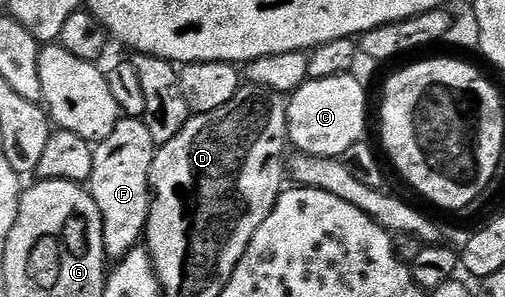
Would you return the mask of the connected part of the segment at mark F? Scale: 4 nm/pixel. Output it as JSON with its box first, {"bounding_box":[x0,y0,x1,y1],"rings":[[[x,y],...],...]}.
{"bounding_box":[87,117,155,260],"rings":[[[122,117],[115,124],[111,136],[96,143],[93,167],[87,187],[105,220],[105,246],[108,257],[119,260],[142,241],[149,219],[151,187],[149,173],[153,167],[155,145],[147,124],[140,117]]]}

